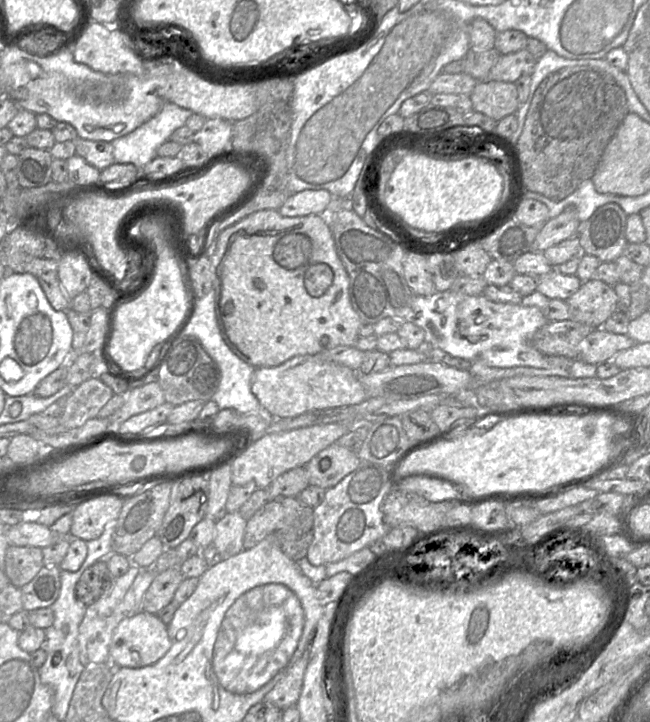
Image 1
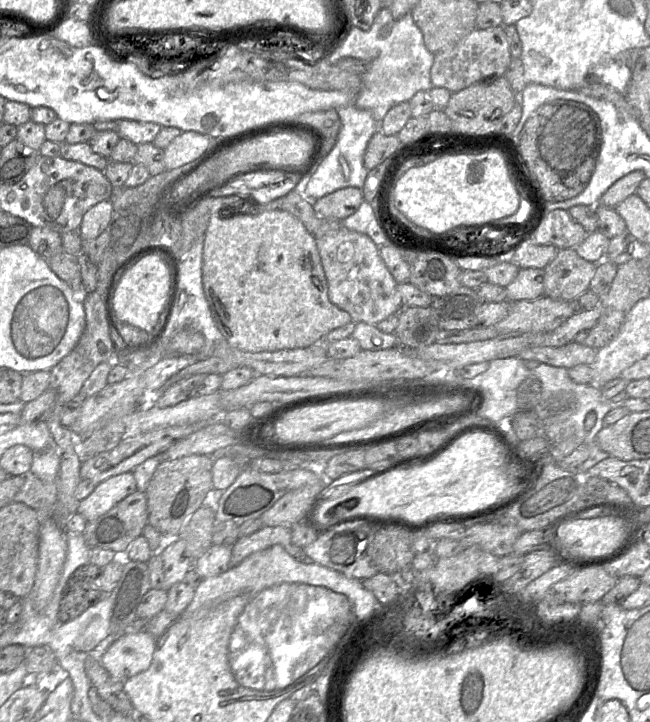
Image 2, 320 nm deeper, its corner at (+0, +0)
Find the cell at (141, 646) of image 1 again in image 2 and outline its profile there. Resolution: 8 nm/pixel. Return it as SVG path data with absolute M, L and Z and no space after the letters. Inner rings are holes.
M147 631L123 633L104 649L100 662L113 678L124 682L149 668L155 648L156 638Z

